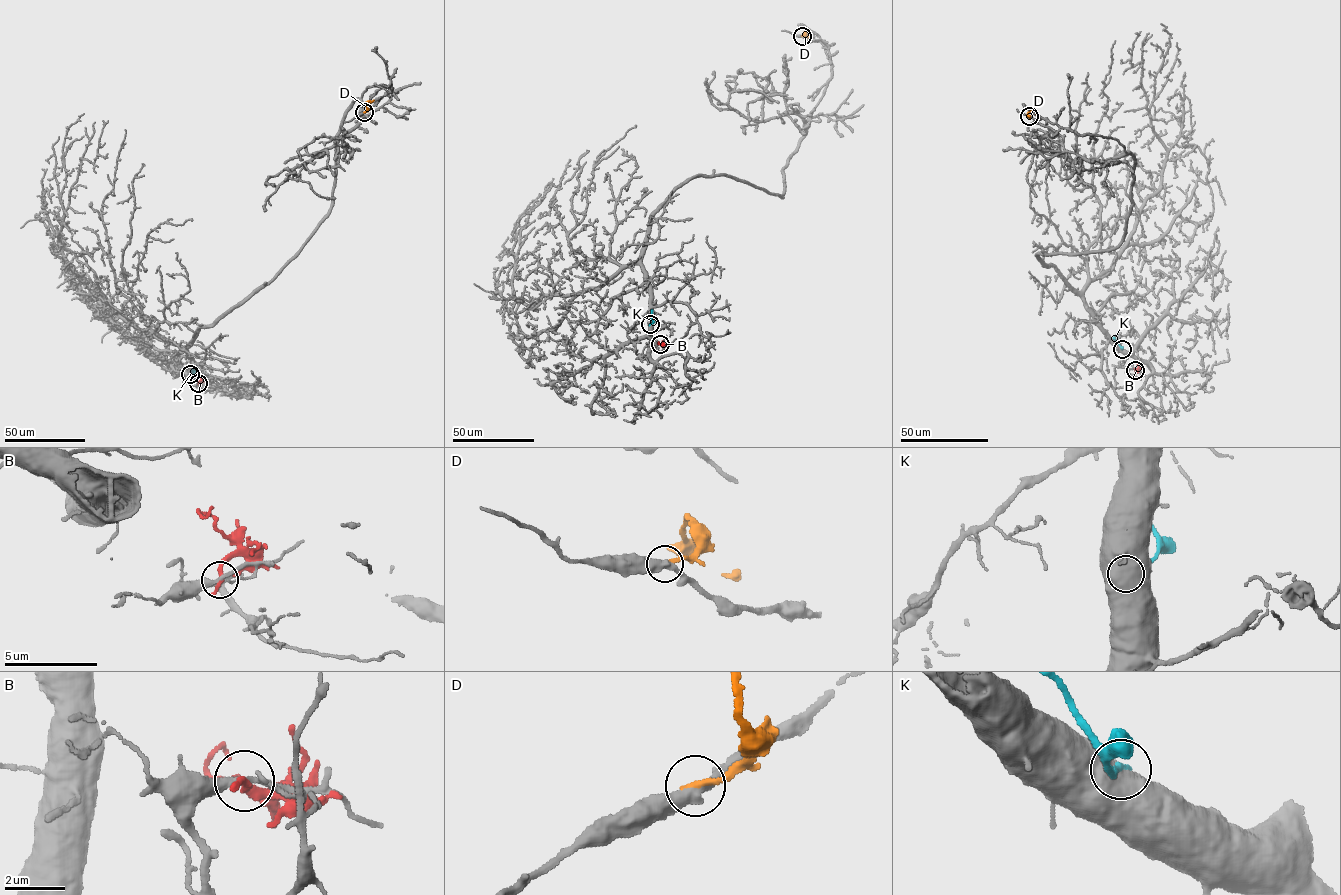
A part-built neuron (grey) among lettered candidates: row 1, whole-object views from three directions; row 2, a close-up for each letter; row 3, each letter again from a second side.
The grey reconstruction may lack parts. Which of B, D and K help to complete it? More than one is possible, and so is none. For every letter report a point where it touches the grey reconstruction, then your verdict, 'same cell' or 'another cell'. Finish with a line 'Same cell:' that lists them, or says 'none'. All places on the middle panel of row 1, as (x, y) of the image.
B: meets grey at (660, 344); another cell
D: meets grey at (802, 36); another cell
K: meets grey at (650, 324); same cell
Same cell: K

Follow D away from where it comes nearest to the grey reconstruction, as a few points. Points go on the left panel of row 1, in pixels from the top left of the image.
D: (364, 112), (368, 102), (374, 100)

